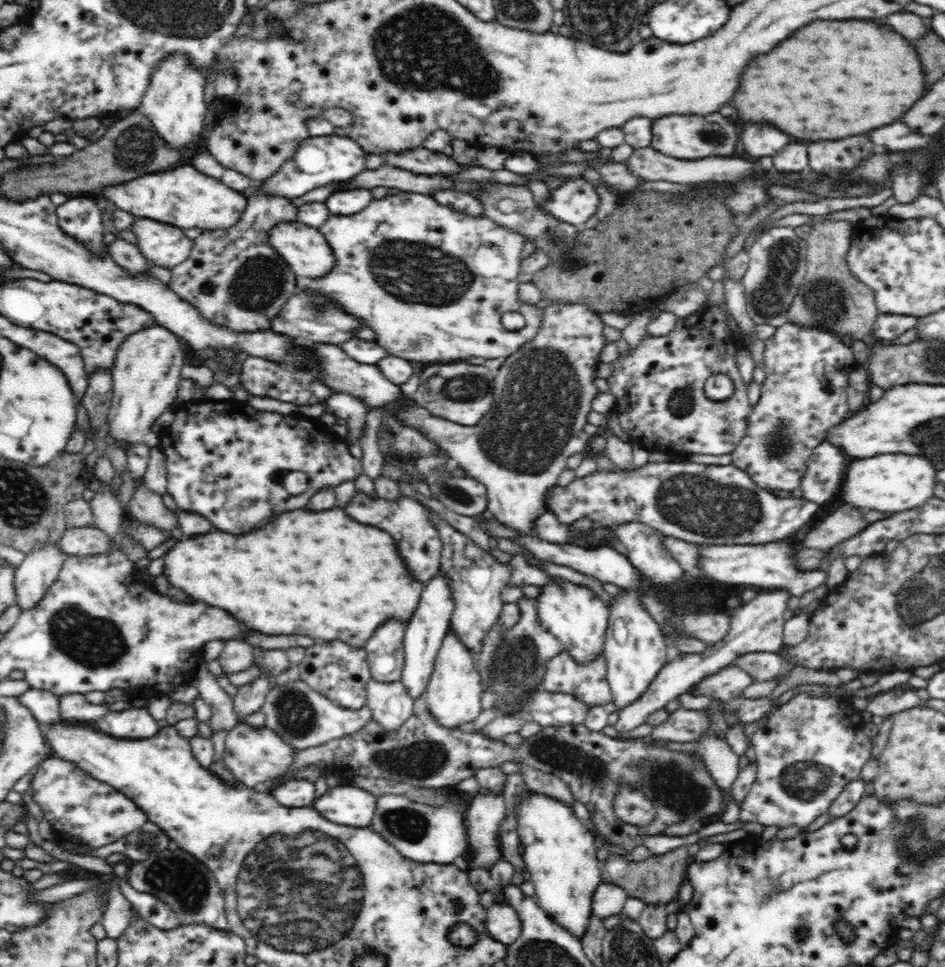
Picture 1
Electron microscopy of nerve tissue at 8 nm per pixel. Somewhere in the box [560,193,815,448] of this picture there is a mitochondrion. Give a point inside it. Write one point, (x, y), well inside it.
(768, 298)

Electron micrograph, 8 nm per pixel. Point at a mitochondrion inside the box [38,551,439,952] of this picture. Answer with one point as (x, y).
(94, 643)

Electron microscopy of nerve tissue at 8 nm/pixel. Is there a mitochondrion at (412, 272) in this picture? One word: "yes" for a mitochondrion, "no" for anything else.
yes

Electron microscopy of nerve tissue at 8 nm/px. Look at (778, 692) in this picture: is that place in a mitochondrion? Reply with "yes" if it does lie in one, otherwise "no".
no

